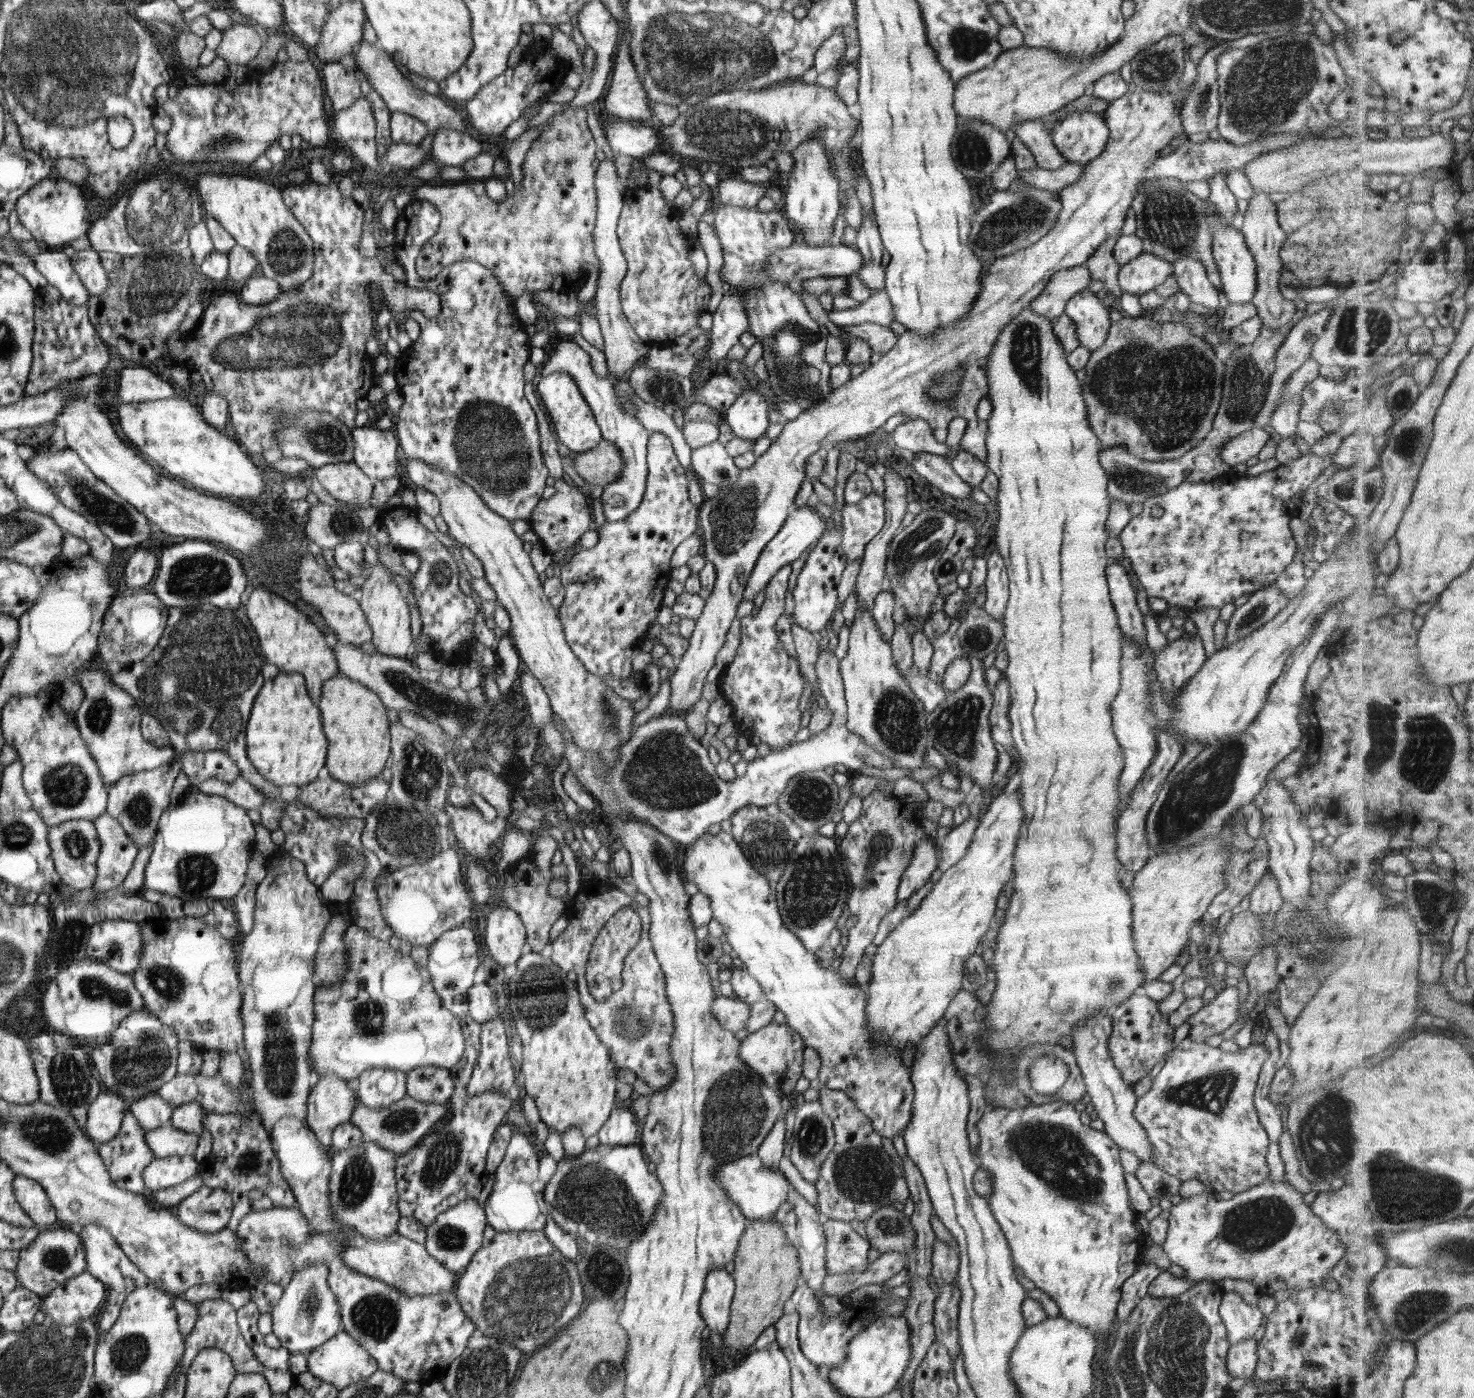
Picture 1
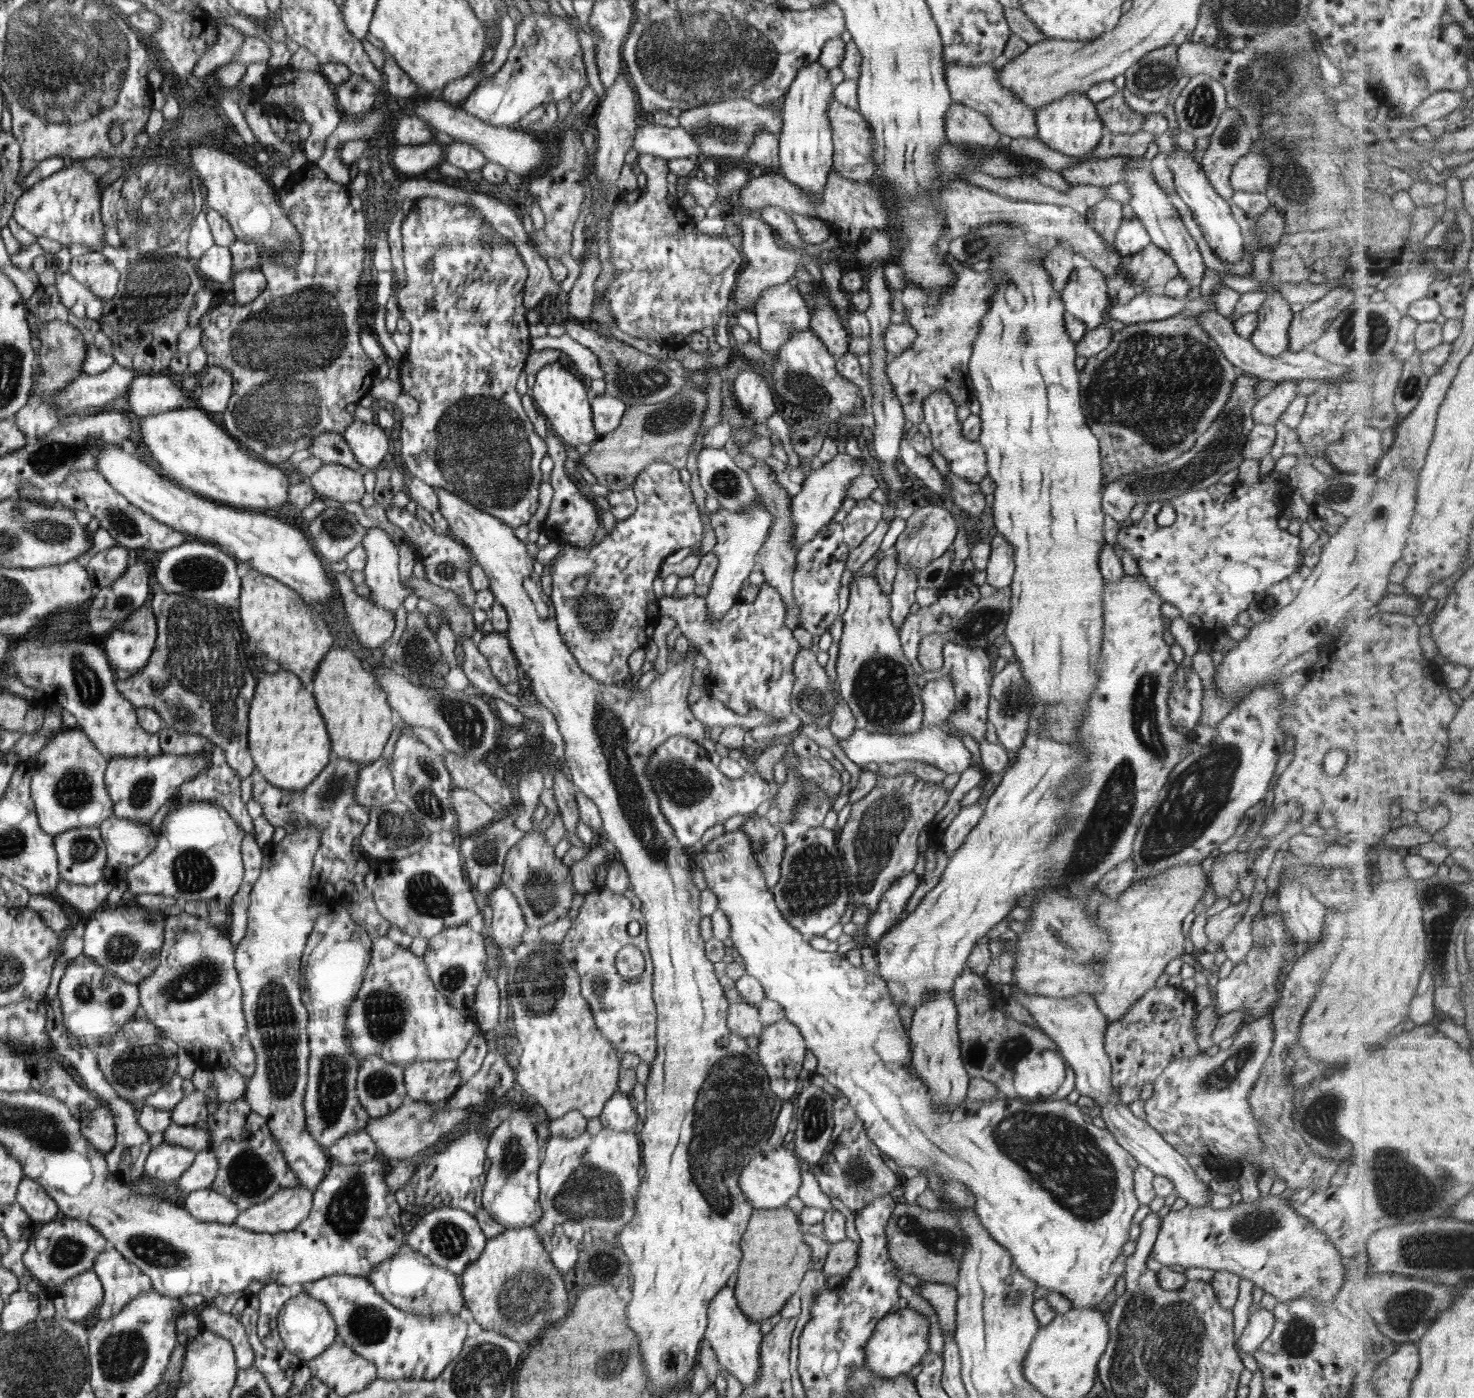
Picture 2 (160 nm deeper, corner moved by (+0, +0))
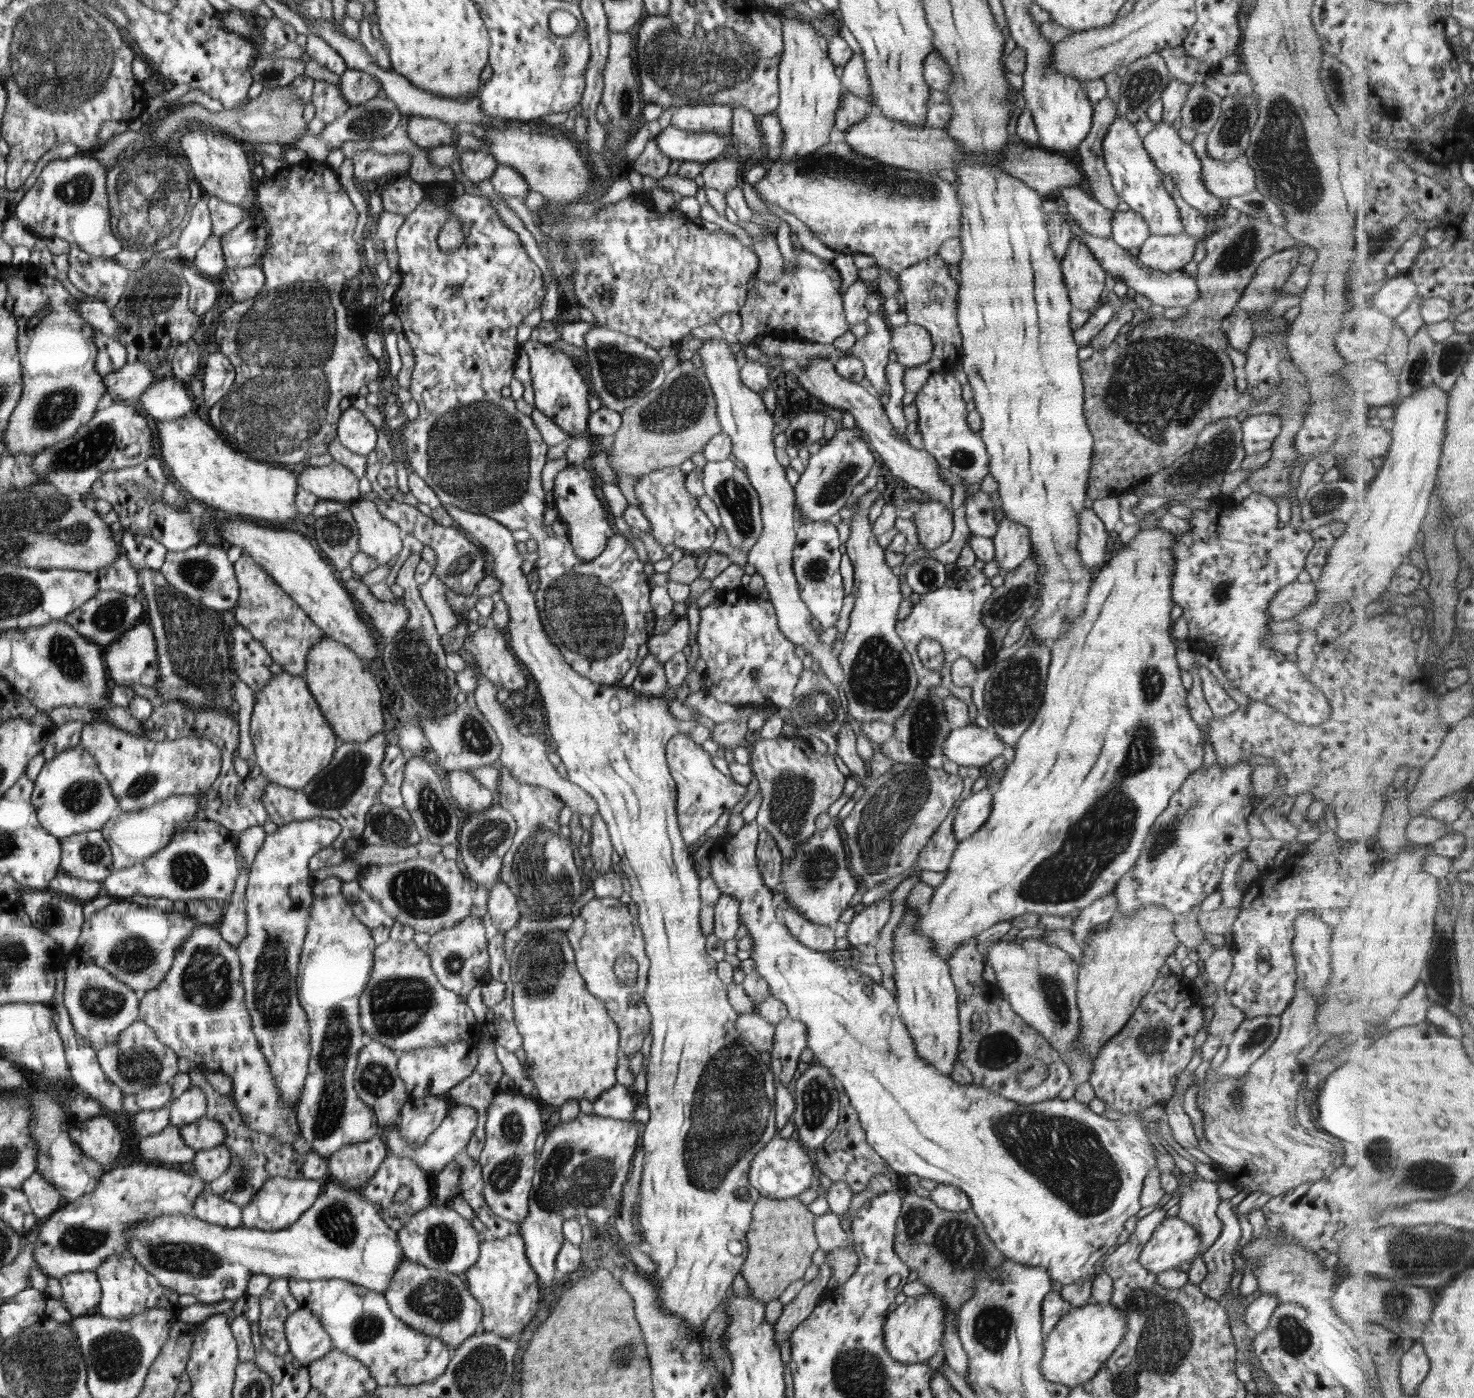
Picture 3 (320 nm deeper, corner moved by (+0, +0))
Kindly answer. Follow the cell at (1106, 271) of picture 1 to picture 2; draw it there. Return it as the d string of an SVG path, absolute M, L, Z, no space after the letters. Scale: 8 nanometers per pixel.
M1100 200L1100 203L1094 206L1093 228L1098 232L1098 236L1108 244L1114 247L1116 232L1122 224L1122 204L1116 200Z

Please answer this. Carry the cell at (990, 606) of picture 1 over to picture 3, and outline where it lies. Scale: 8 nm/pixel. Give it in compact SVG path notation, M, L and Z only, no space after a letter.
M1004 517L991 539L995 546L995 560L1002 572L1011 572L1031 555L1030 531L1022 523Z

